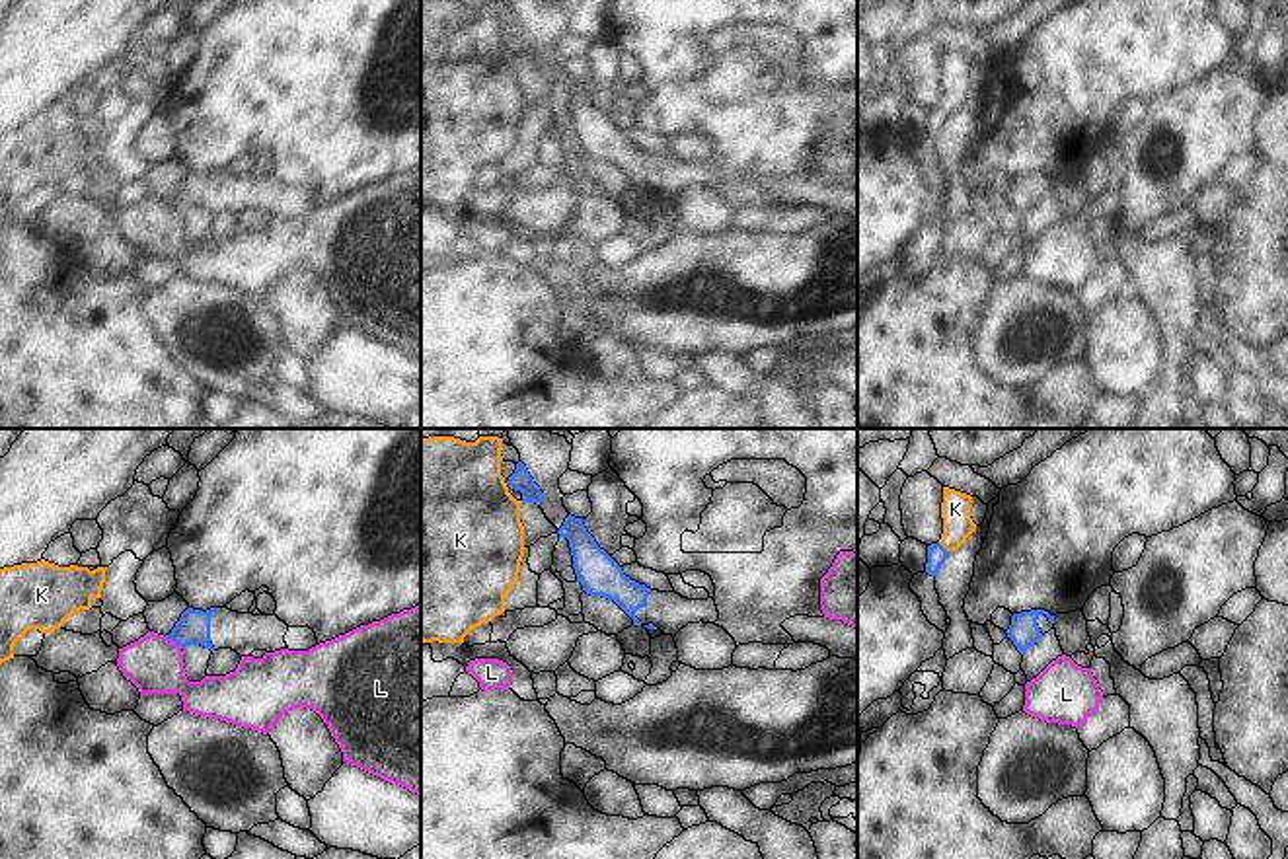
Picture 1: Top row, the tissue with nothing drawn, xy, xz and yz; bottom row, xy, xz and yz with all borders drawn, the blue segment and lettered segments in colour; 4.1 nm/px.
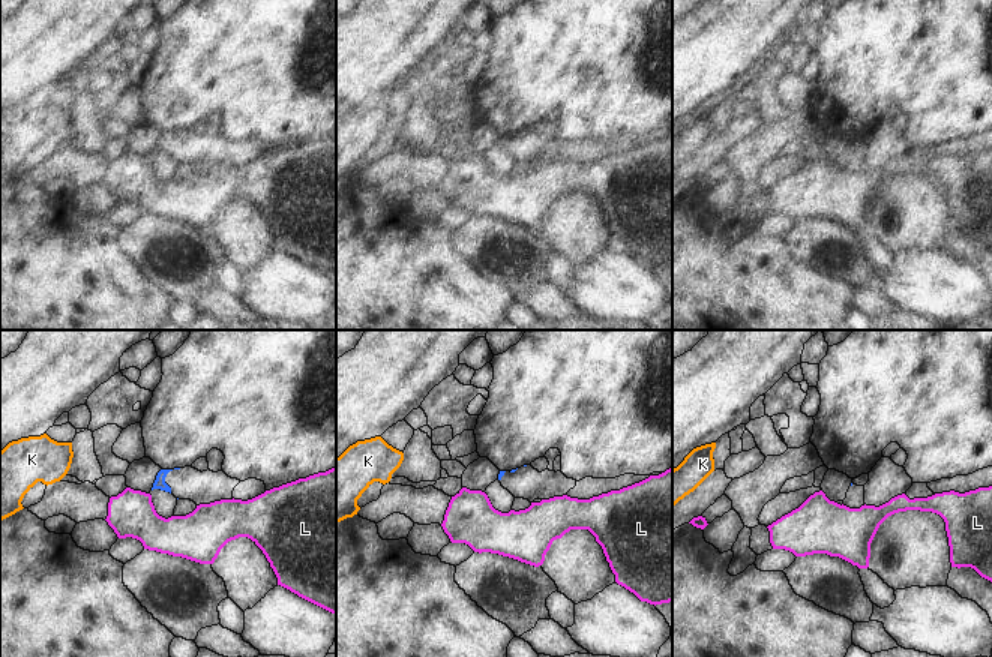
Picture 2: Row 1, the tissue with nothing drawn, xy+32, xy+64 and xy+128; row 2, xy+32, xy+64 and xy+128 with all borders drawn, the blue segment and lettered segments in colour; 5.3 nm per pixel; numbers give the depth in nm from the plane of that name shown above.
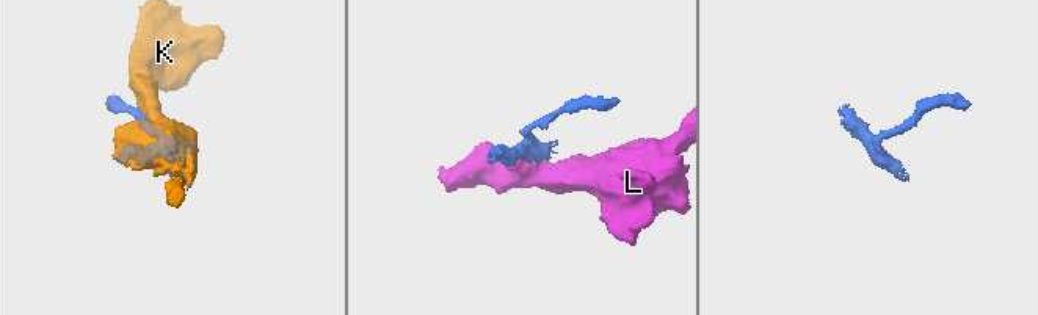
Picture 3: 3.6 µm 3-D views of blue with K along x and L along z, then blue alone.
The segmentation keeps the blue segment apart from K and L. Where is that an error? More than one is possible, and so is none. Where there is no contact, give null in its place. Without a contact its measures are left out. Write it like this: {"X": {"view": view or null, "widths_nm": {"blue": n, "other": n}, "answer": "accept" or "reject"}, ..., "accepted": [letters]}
{"K": {"view": "yz", "widths_nm": {"blue": 80, "other": 130}, "answer": "reject"}, "L": {"view": "xy", "widths_nm": {"blue": 140, "other": 240}, "answer": "reject"}, "accepted": []}

